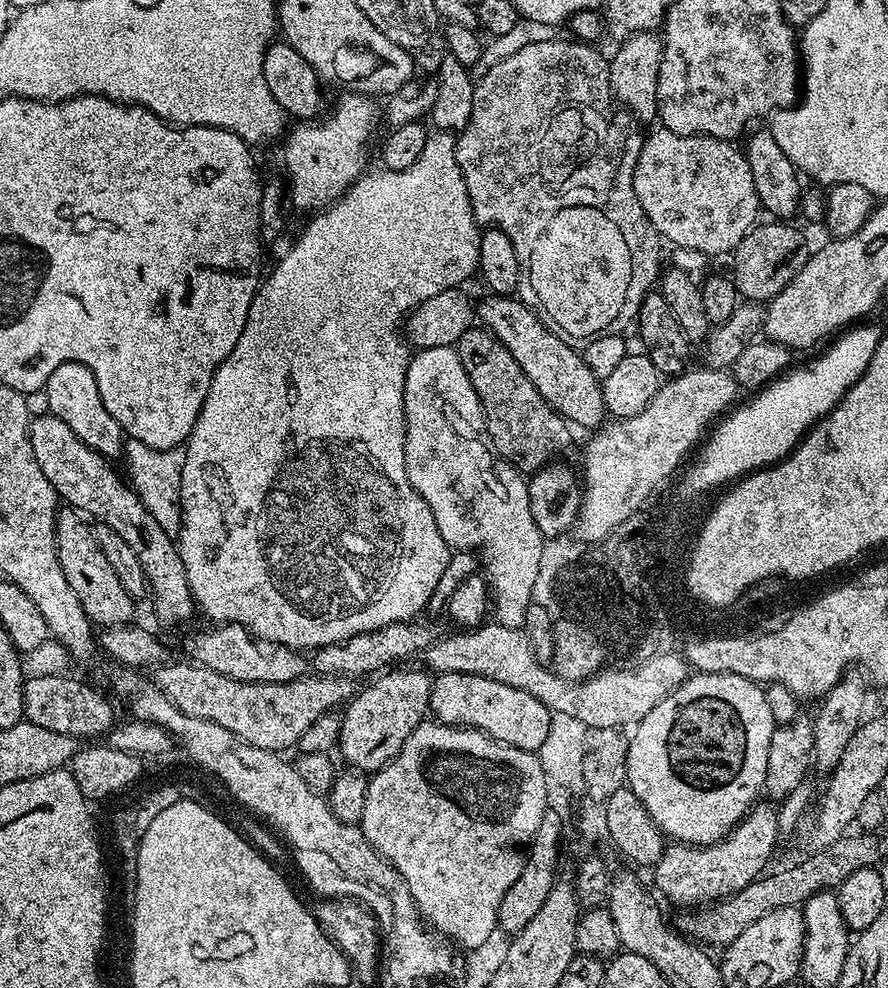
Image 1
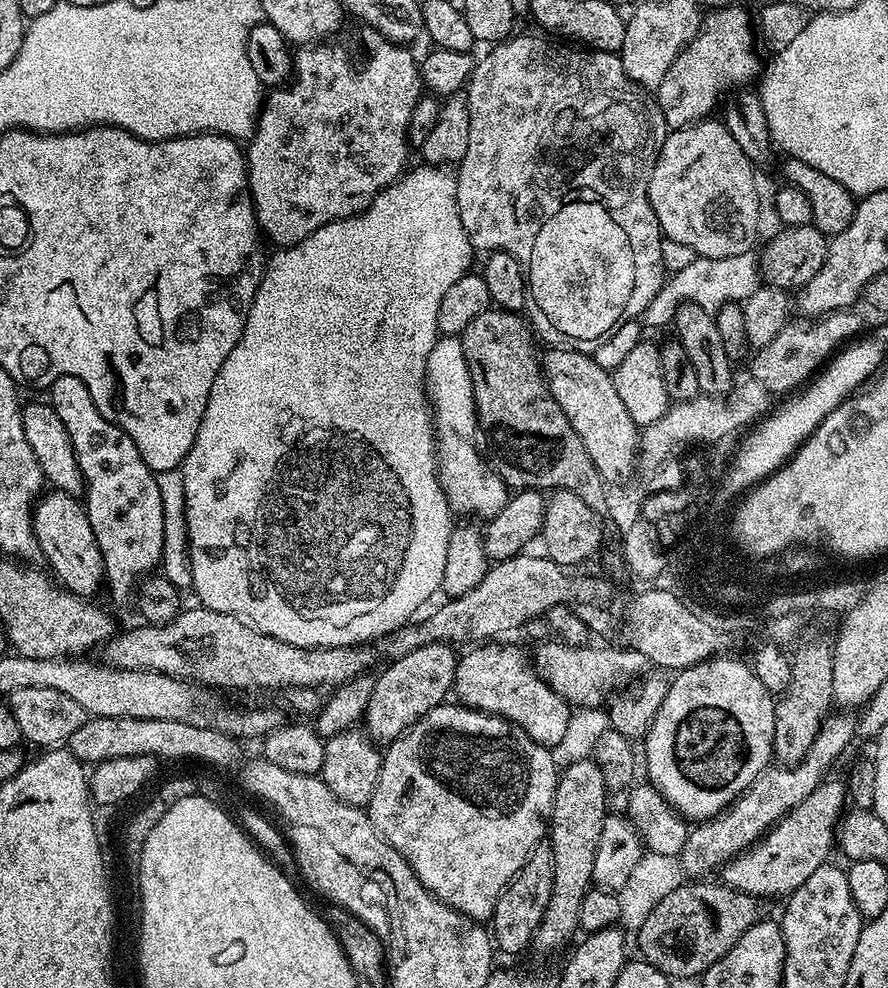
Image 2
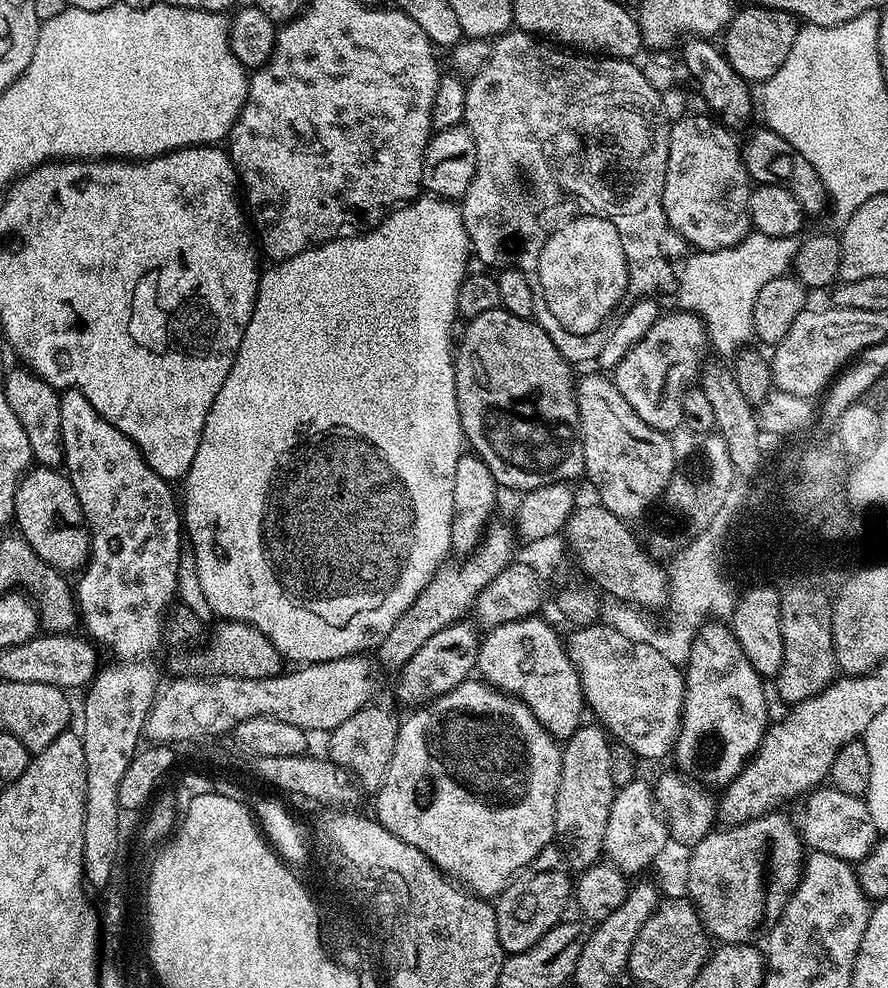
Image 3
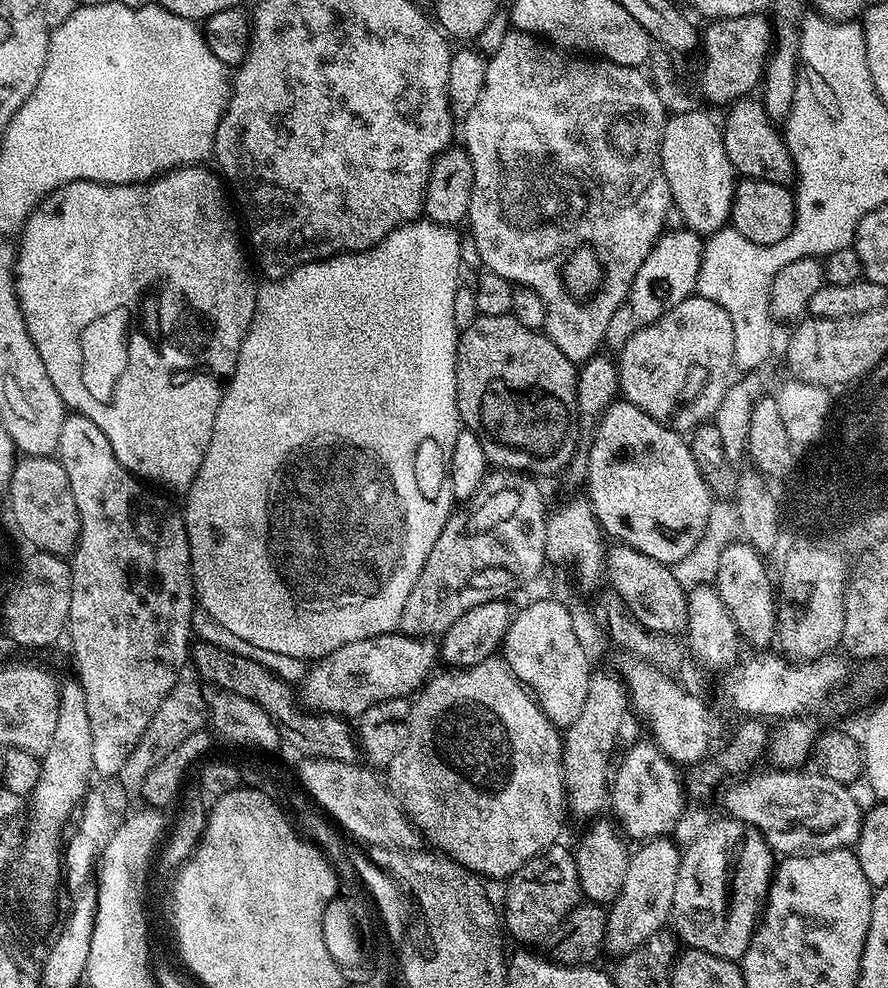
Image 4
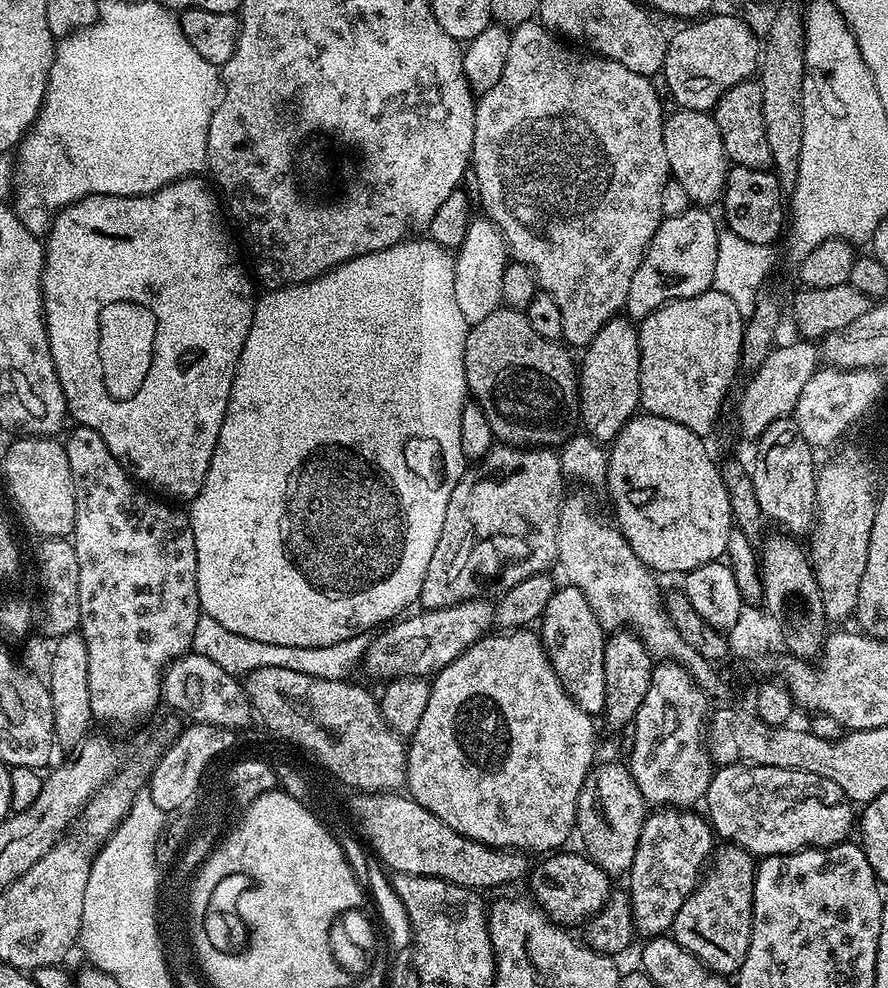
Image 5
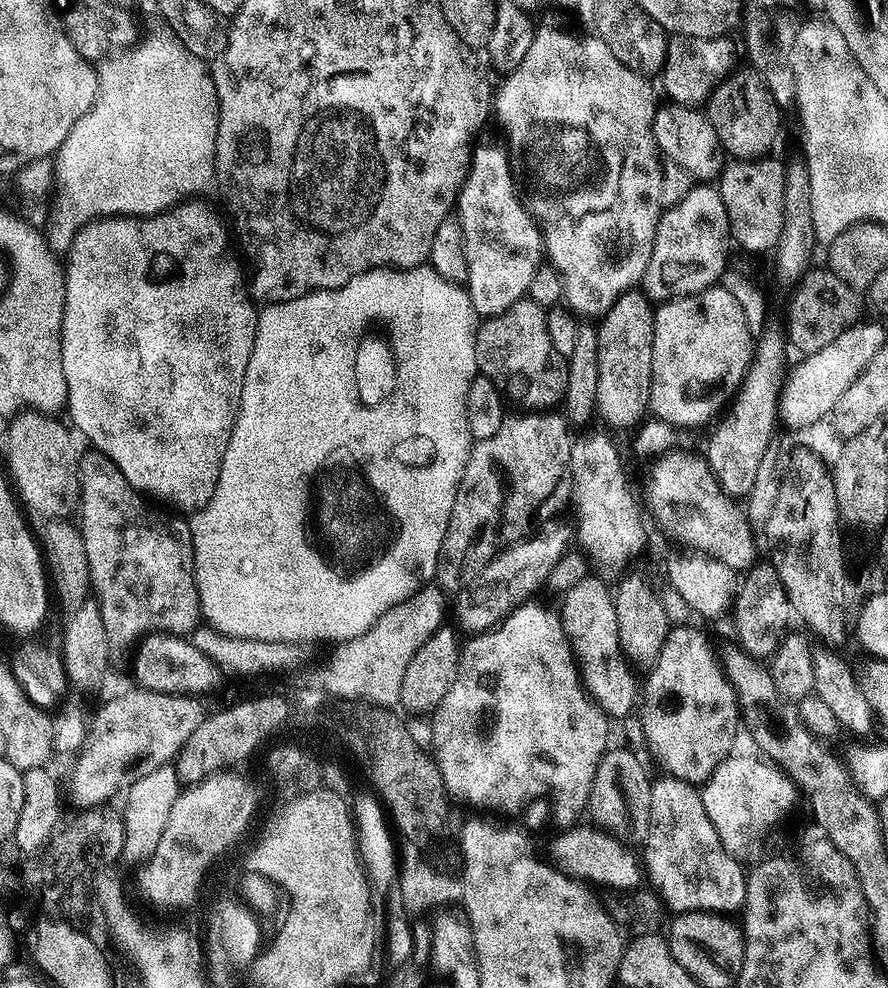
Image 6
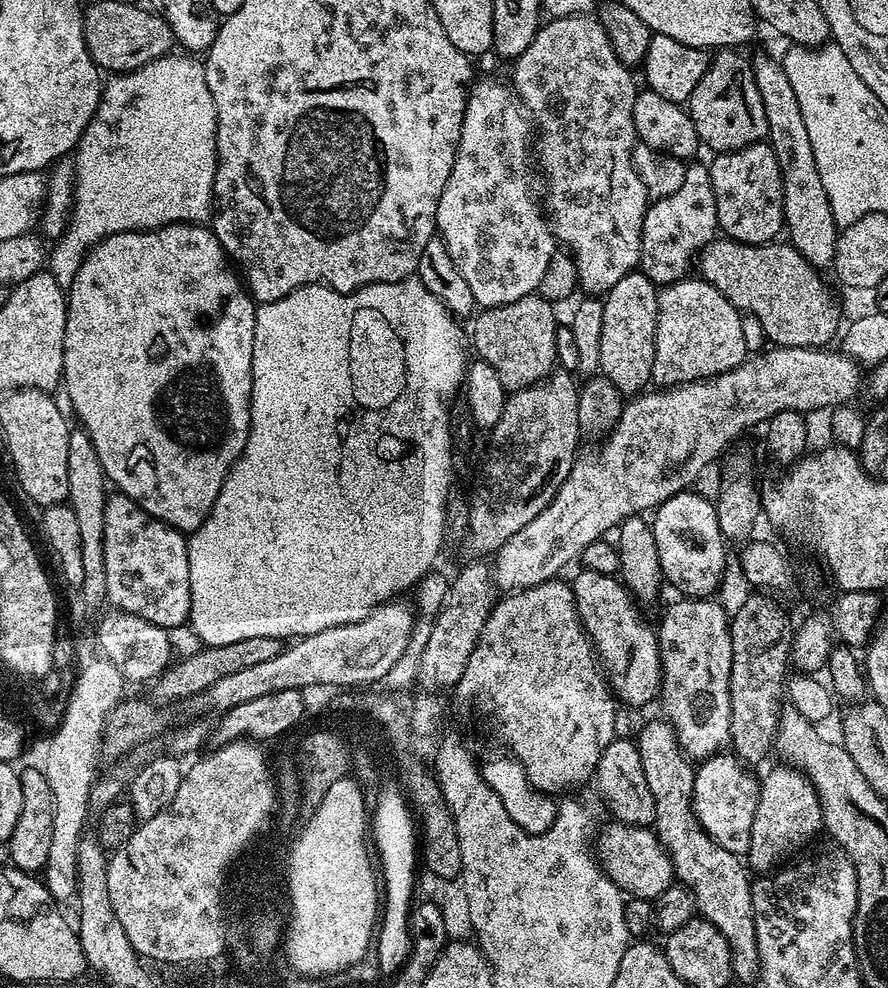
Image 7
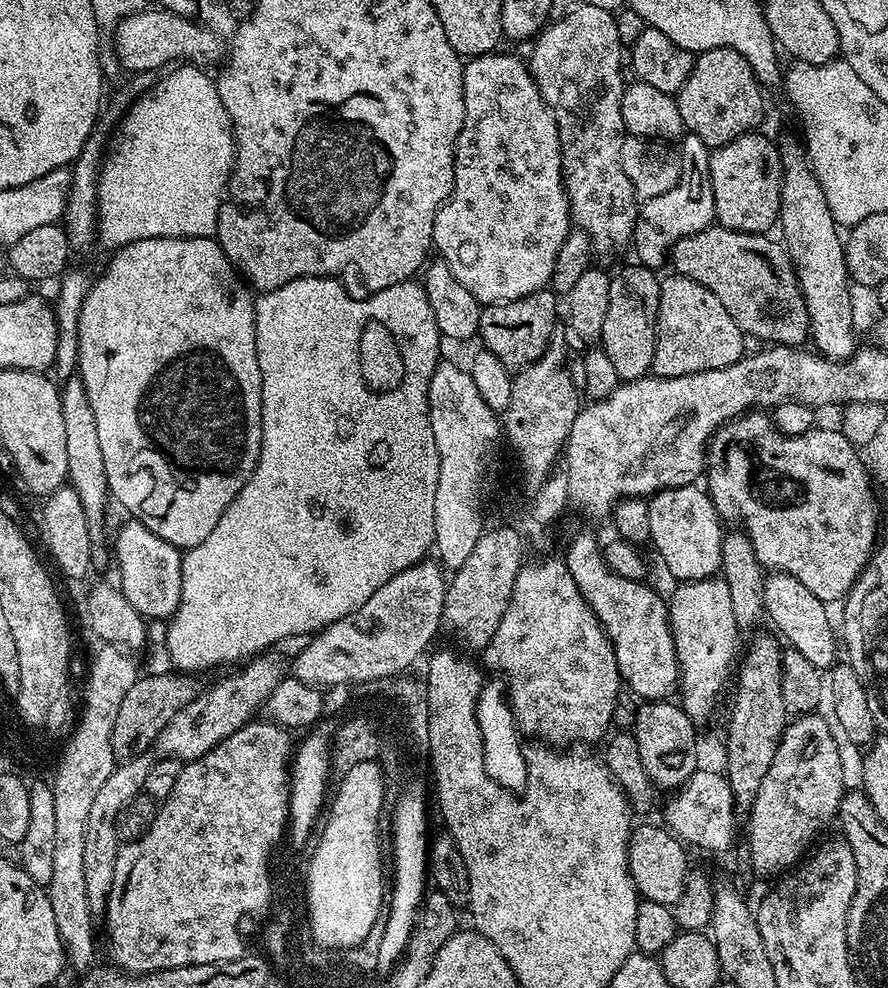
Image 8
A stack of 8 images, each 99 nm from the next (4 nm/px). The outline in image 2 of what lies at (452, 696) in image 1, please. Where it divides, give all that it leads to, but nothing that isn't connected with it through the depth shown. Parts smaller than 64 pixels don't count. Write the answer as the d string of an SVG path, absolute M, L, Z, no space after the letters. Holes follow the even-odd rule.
M484 642L472 646L456 661L452 682L455 699L465 708L477 708L490 716L500 716L517 724L534 742L551 750L565 737L573 709L541 678L529 657L520 648L504 642Z

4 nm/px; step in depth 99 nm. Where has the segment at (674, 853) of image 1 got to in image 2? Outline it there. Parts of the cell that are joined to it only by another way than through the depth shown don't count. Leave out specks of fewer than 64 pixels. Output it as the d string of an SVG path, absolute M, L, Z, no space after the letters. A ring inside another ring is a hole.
M829 714L821 723L814 746L810 746L806 758L802 758L800 764L765 768L735 802L722 809L718 815L697 823L689 831L686 846L682 846L678 857L684 874L700 878L705 875L703 872L708 872L711 868L723 869L729 860L733 860L752 845L759 844L768 829L776 825L777 820L783 818L787 812L791 812L794 806L798 806L798 802L802 802L802 798L806 798L820 785L826 776L824 771L832 763L837 763L842 750L856 735L857 717L852 714L836 715Z

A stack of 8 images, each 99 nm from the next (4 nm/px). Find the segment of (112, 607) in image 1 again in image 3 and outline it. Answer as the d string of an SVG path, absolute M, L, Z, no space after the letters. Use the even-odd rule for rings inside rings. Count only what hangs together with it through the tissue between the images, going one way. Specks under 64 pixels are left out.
M43 466L29 468L16 487L14 506L14 524L20 527L19 535L43 564L65 574L83 569L88 562L88 525L84 523L78 494L74 494L74 486L63 471Z

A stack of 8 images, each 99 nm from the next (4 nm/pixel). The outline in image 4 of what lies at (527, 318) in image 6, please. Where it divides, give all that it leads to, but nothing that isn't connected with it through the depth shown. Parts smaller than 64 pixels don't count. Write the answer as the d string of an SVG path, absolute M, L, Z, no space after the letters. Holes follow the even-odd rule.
M509 314L507 316L482 316L477 315L469 328L463 329L459 333L456 341L456 405L460 411L460 419L463 427L471 429L478 434L482 446L486 450L486 458L489 465L500 470L518 472L521 474L531 474L533 477L552 476L555 472L560 472L572 460L572 455L576 452L576 447L580 444L580 411L578 410L578 394L576 393L576 377L578 375L577 365L543 331L528 329L516 320L516 317Z

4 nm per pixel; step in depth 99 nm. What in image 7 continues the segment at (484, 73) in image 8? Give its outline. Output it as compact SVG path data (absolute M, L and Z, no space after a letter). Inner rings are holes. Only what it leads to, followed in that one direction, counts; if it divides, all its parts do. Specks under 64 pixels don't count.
M477 79L473 83L454 170L438 202L436 226L441 233L452 232L446 238L448 253L481 309L497 308L518 302L518 298L523 296L533 295L539 289L542 274L546 274L546 266L550 266L552 257L558 252L558 241L549 217L541 201L539 204L532 197L532 168L528 165L528 124L530 125L529 117L522 111L517 95L509 85L507 88L500 80Z

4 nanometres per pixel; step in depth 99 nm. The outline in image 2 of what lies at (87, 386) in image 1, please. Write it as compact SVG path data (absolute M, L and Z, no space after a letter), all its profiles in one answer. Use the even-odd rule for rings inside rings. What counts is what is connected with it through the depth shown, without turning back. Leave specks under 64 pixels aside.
M60 376L50 389L50 403L54 414L62 418L62 426L66 426L66 434L70 438L70 446L74 450L76 465L84 479L83 495L88 496L86 507L90 526L94 530L94 538L98 542L98 550L104 563L104 584L108 596L116 604L124 604L133 599L138 585L149 574L160 568L162 558L162 494L158 494L157 473L151 472L134 442L114 422L102 418L98 406L94 406L94 398L90 390L86 390L86 382L82 378Z

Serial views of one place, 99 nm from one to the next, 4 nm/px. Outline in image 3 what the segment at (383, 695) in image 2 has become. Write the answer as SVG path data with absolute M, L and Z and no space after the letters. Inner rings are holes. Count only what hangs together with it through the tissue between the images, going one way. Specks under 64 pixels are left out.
M457 622L446 626L446 630L438 630L438 634L431 636L422 645L422 650L418 650L418 654L414 654L414 658L410 658L399 669L396 696L402 703L423 706L437 696L454 690L454 686L458 686L476 672L476 659L482 636L475 623L464 623Z

